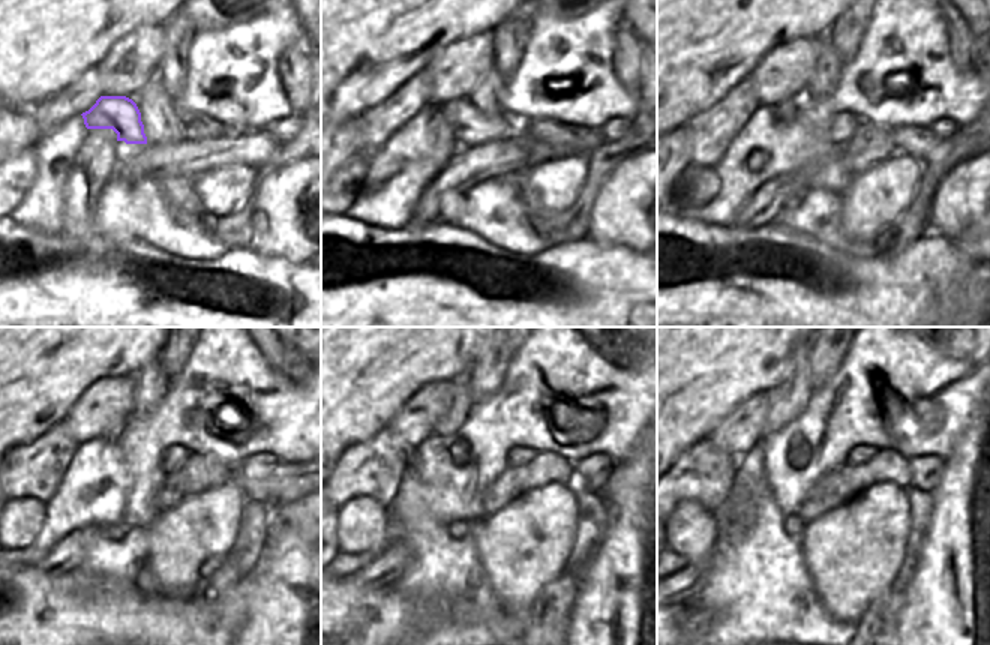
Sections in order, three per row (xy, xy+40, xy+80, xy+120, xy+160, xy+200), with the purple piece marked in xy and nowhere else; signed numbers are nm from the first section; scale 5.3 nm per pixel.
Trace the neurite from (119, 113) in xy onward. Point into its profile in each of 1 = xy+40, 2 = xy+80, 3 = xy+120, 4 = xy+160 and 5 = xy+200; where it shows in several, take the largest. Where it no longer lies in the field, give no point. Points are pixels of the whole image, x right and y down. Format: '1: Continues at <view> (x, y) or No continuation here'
1: Continues at xy+40 (468, 126)
2: Continues at xy+80 (843, 125)
3: Continues at xy+120 (174, 458)
4: Continues at xy+160 (516, 456)
5: Continues at xy+200 (861, 453).

